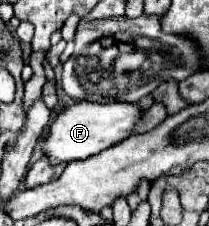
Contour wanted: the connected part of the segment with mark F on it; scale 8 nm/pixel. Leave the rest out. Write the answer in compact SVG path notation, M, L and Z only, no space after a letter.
M76 101L74 105L62 109L58 117L48 127L48 133L42 141L42 153L50 165L82 161L100 151L120 143L122 139L134 133L136 123L140 121L142 109L134 103L90 103L90 101Z

